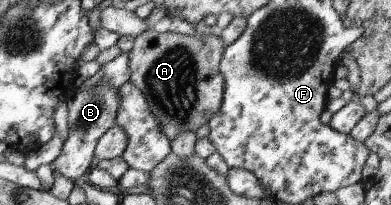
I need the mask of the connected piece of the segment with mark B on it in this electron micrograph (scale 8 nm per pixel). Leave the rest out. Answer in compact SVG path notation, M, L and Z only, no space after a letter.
M105 82L76 91L75 96L66 102L67 138L62 142L59 155L49 164L53 173L60 174L71 182L87 174L97 140L105 130L115 125L117 106L119 106L117 89L107 86Z

